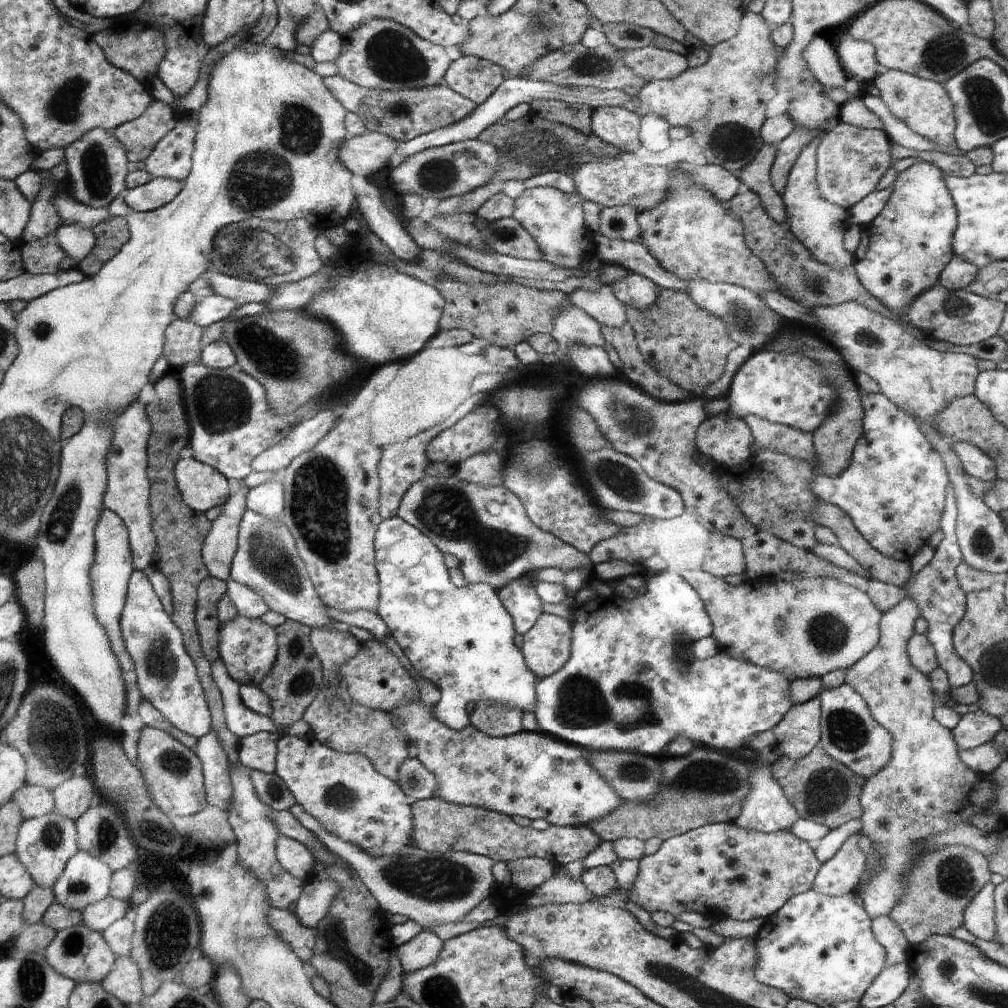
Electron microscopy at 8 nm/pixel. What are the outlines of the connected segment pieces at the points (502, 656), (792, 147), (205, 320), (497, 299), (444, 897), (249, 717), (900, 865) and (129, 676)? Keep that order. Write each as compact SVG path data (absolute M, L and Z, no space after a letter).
M392 517L384 519L377 526L375 532L375 567L378 573L379 585L380 585L380 598L377 606L377 615L388 625L391 630L391 635L394 640L397 641L398 646L402 648L402 652L406 655L406 658L410 660L412 666L420 673L420 676L425 680L429 680L441 692L440 701L433 706L433 714L442 724L445 724L448 728L455 731L461 731L467 728L471 722L469 715L466 712L466 704L468 702L484 701L494 703L498 705L510 706L510 708L516 708L524 714L526 710L533 712L537 705L537 694L535 693L535 684L538 682L537 676L526 666L522 651L516 647L514 643L514 636L516 636L515 628L513 627L513 620L510 613L507 612L506 607L503 606L497 590L486 583L480 583L475 585L467 585L464 587L456 587L448 575L448 568L445 565L443 552L440 552L430 539L422 534L417 528L414 528L411 524L408 524L400 517Z
M796 127L782 142L777 144L777 155L771 168L771 181L774 190L782 196L789 172L792 170L800 151L809 144L814 136L812 130Z
M212 294L209 297L204 297L200 302L196 302L191 315L186 320L206 328L216 321L222 322L228 319L238 307L244 304L246 302L237 298Z
M444 277L435 287L444 297L445 305L439 320L439 330L462 329L480 337L487 344L512 348L536 333L551 334L555 315L571 302L570 295L559 290L539 290L513 281L490 286L466 285Z
M294 803L288 812L314 834L330 853L350 863L386 915L404 914L422 928L427 928L428 925L454 924L486 897L493 896L492 890L497 884L491 869L494 861L487 856L466 851L448 851L441 855L437 851L416 849L409 855L403 853L373 857L354 844L328 832L325 826L298 803Z
M220 658L212 663L212 673L213 679L220 687L225 709L225 723L232 734L240 739L262 731L282 735L270 717L251 711L241 701L238 694L241 684L228 676Z
M905 593L902 600L893 606L892 608L886 609L881 616L881 621L879 622L880 636L879 643L868 653L865 657L862 657L856 664L853 664L845 672L845 682L849 684L860 696L867 702L868 708L871 710L874 720L889 730L893 736L892 752L890 757L890 762L881 768L876 774L873 774L870 778L866 779L866 782L861 788L860 804L863 808L862 816L859 818L861 822L860 834L866 837L870 841L870 846L872 847L872 852L874 856L873 865L867 870L868 874L858 882L855 886L854 894L858 894L863 900L864 908L869 914L870 918L879 917L882 915L889 915L890 911L906 896L909 873L911 868L915 864L915 859L919 858L923 852L928 850L923 850L920 848L923 841L926 838L930 838L948 828L953 828L957 824L970 825L973 824L973 816L976 815L991 815L992 817L999 818L1001 816L1001 810L999 809L999 804L997 803L997 786L993 781L992 773L979 773L972 770L965 762L958 756L957 744L955 743L953 734L950 729L942 726L934 718L934 694L936 693L932 689L932 683L930 678L923 675L919 670L916 670L912 664L910 664L910 659L908 658L908 653L906 650L908 639L915 633L914 632L914 622L920 618L920 609L917 602L911 597L910 593Z
M110 509L102 510L102 522L98 522L98 566L94 566L94 586L98 586L98 618L108 632L108 638L117 658L122 658L121 670L126 670L126 682L130 682L130 716L136 714L143 697L137 684L134 663L126 650L121 633L121 614L125 607L129 578L135 568L132 564L132 553L129 532L124 521Z

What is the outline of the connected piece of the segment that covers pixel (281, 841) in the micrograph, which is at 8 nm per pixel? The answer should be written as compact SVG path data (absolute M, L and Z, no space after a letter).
M281 835L277 841L277 858L296 878L308 880L313 872L313 854L304 843Z

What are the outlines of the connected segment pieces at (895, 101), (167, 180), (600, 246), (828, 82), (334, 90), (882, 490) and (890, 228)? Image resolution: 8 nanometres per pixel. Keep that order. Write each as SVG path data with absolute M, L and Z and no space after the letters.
M888 70L880 74L874 84L880 90L880 97L890 109L890 112L902 122L906 123L916 134L930 140L938 149L955 147L955 114L953 104L943 83L912 76L898 70Z
M153 177L145 185L126 189L120 200L138 212L150 212L168 205L184 188L185 182L170 177Z
M598 232L595 235L596 255L602 263L616 263L632 273L638 273L653 280L658 287L685 291L685 279L673 275L638 241L611 239Z
M814 37L803 50L803 57L809 71L823 87L830 91L845 87L848 78L840 66L837 52L832 49L825 37Z
M339 73L331 77L323 77L323 81L327 90L338 99L347 112L357 114L364 121L368 131L386 133L400 142L409 141L419 134L444 128L450 123L457 123L476 108L471 100L454 92L446 84L432 85L424 89L367 89L354 81L350 82Z
M862 392L863 433L857 440L848 468L837 477L814 477L811 489L822 501L839 506L852 519L866 540L884 556L894 560L910 560L928 538L943 527L946 489L949 474L943 456L936 450L921 426L901 411L884 393Z
M921 161L899 172L881 214L861 230L853 264L860 282L892 315L904 316L909 312L914 299L938 284L941 270L952 260L952 234L956 225L957 210L939 167Z

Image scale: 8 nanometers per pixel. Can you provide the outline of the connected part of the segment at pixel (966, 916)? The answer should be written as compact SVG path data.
M992 882L985 884L963 910L963 927L971 932L976 939L997 940L995 935L994 889L995 885Z

